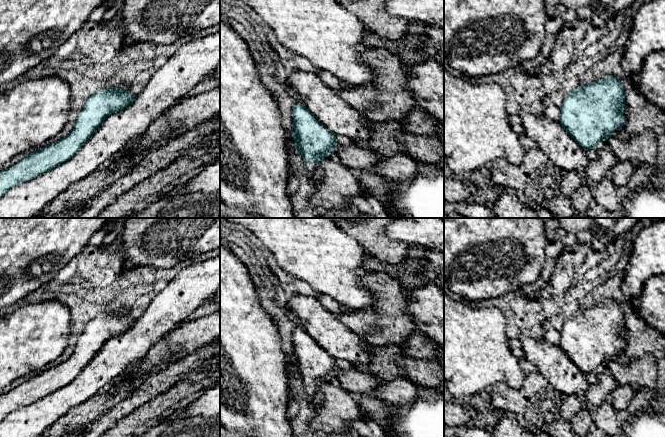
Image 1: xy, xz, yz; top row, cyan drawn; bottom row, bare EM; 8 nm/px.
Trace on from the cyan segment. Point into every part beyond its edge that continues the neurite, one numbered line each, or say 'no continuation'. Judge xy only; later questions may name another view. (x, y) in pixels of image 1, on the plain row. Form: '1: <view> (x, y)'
no continuation

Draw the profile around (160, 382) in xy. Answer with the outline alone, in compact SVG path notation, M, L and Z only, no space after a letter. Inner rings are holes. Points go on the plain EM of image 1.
M220 340L173 362L167 369L150 376L144 384L134 389L124 400L88 425L76 437L100 437L120 419L152 400L156 395L166 392L174 383L186 375L204 367L219 353Z

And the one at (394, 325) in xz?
M364 272L360 285L372 292L375 306L337 316L369 346L402 346L414 333L421 332L414 317L406 311L407 291L398 280L385 273Z

